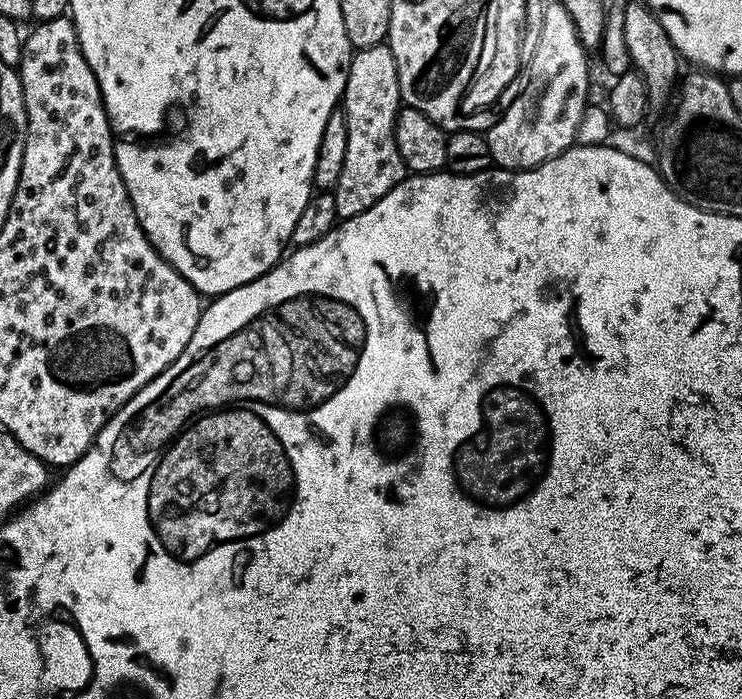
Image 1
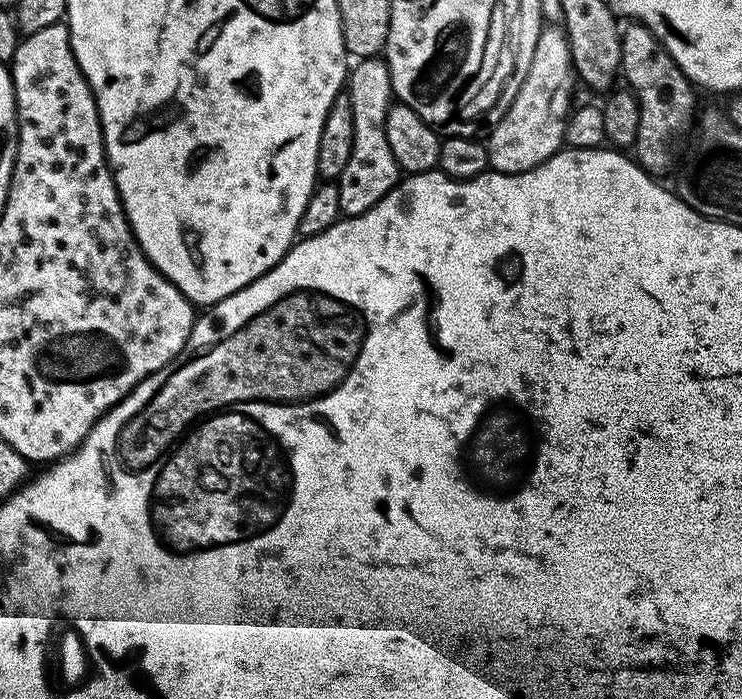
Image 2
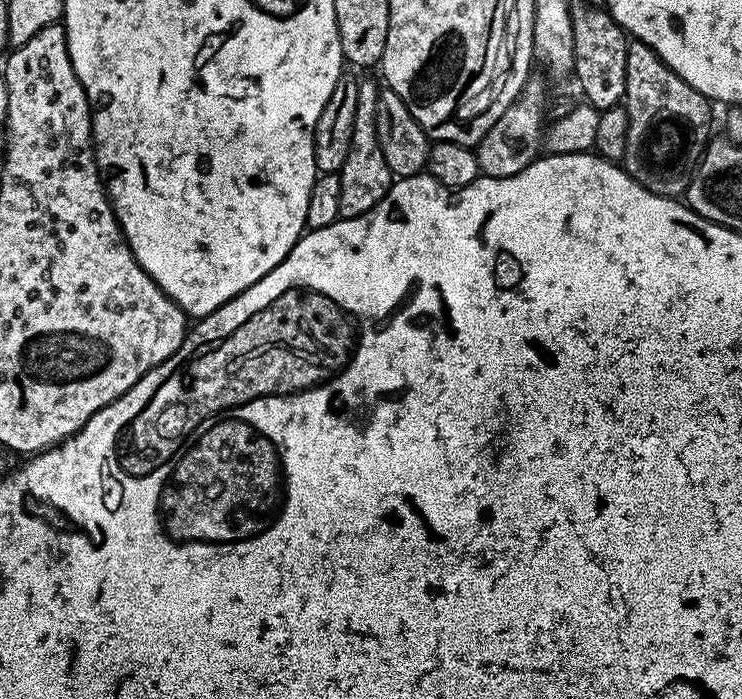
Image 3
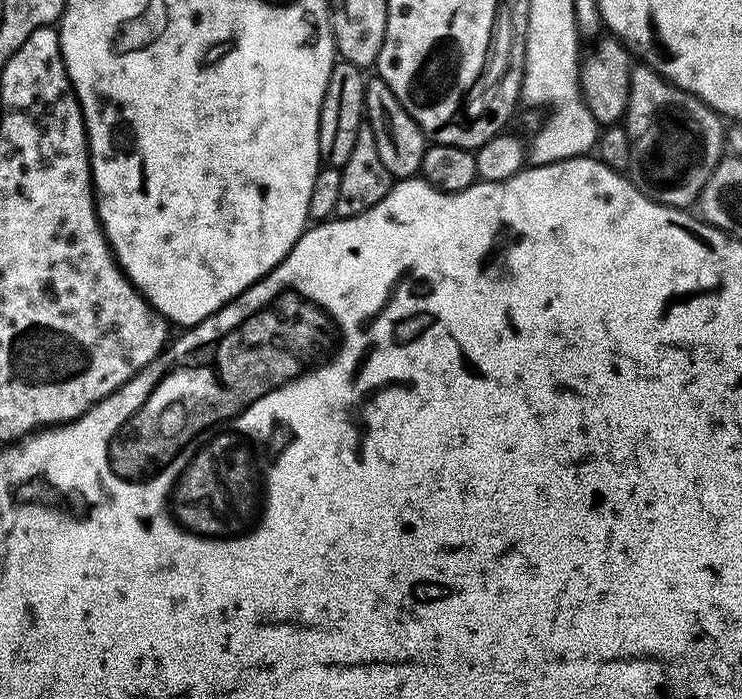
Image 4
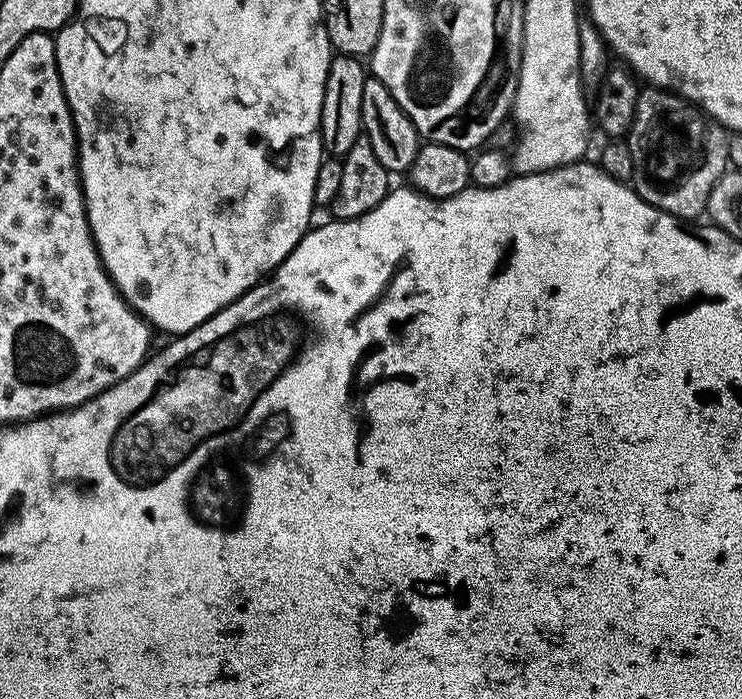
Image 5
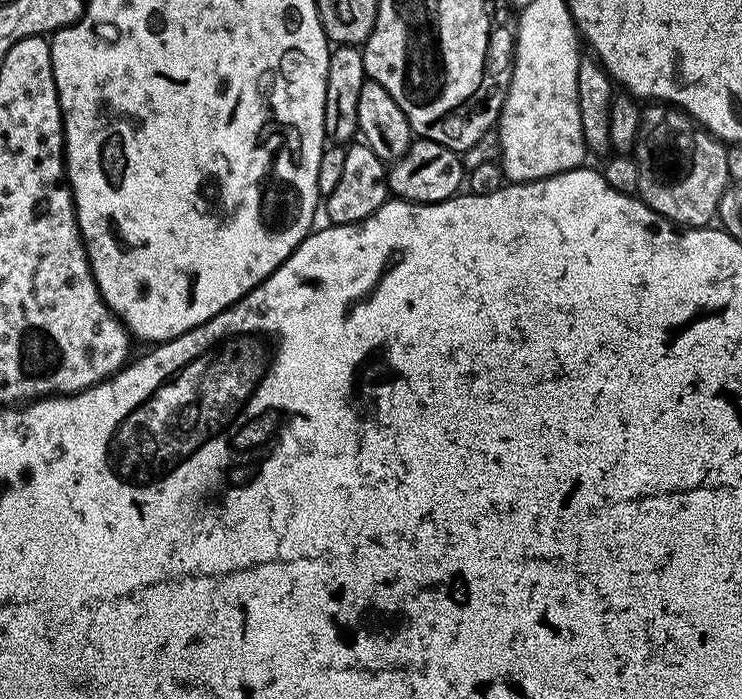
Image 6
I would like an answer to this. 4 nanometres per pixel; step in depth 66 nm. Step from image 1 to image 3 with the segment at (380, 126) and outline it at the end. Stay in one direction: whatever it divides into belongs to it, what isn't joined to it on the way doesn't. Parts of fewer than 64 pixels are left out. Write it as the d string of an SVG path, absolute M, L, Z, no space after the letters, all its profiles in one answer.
M361 79L358 83L358 110L354 112L354 138L350 154L338 173L342 182L342 198L338 198L340 219L349 220L370 211L385 194L392 189L394 177L386 162L386 154L380 145L380 135L376 125L378 114L378 94L380 88L372 80Z

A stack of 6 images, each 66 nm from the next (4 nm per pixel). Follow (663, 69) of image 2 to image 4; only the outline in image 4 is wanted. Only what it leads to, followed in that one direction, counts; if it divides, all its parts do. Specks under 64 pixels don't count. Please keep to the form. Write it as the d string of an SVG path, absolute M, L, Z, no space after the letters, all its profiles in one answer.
M640 62L630 74L628 115L622 125L629 136L632 183L660 204L691 209L699 201L710 174L726 155L726 124L720 113Z

